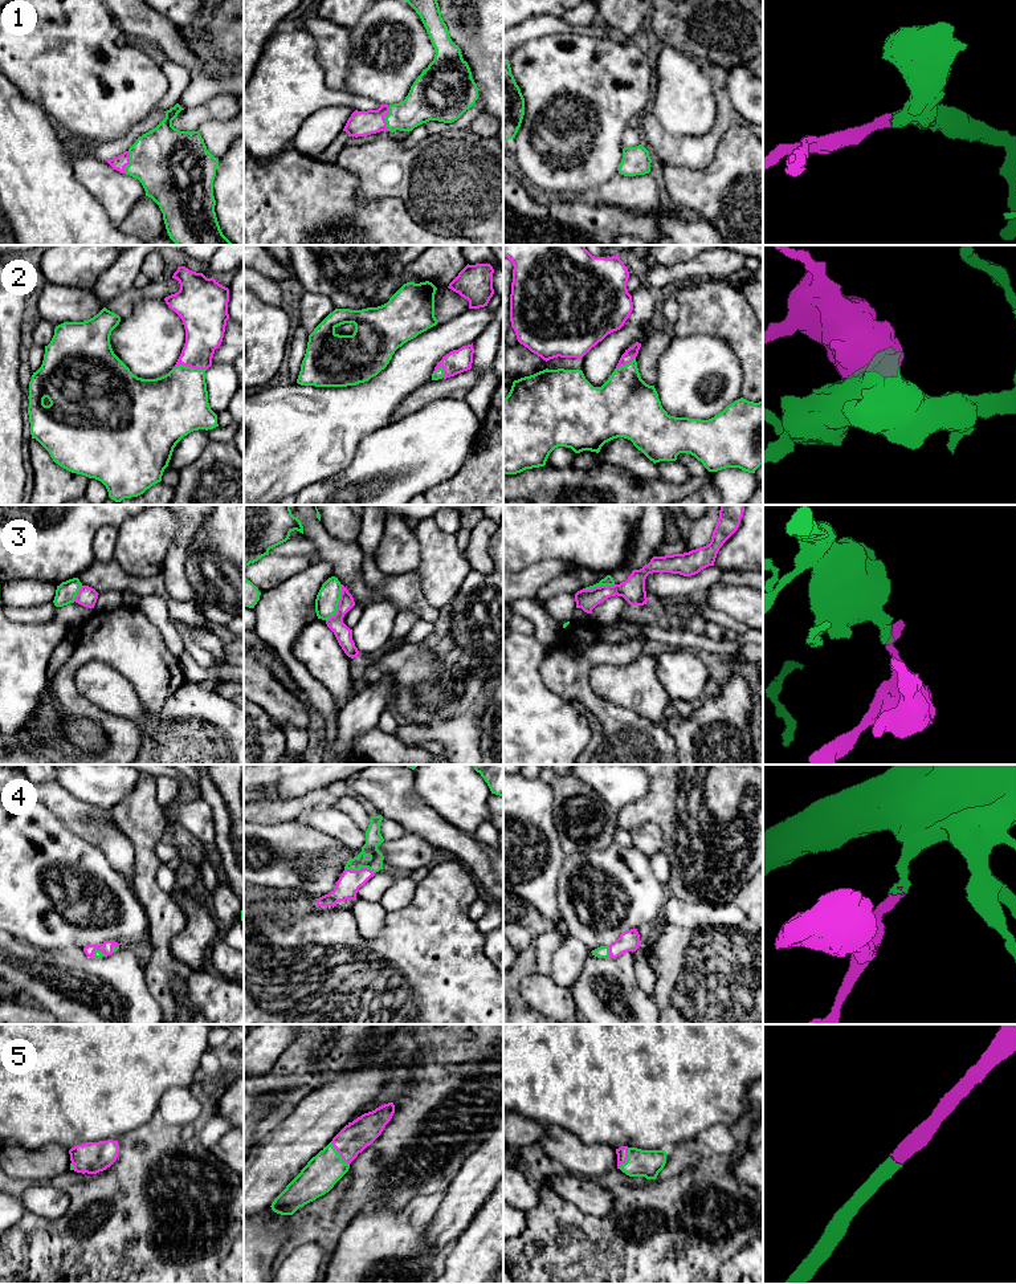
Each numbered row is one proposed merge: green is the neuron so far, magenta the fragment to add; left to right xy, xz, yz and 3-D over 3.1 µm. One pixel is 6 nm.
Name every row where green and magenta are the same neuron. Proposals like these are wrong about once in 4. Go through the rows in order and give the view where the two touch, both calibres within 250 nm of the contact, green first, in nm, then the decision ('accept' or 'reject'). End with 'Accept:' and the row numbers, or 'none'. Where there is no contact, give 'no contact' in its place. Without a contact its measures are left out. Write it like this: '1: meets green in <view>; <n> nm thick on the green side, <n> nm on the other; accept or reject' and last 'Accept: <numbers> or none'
1: meets green in xz; 220 nm thick on the green side, 160 nm on the other; accept
2: meets green in xy; 380 nm thick on the green side, 240 nm on the other; accept
3: meets green in xz; 140 nm thick on the green side, 100 nm on the other; reject
4: meets green in xz; 100 nm thick on the green side, 140 nm on the other; accept
5: meets green in xz; 220 nm thick on the green side, 180 nm on the other; accept
Accept: 1, 2, 4, 5

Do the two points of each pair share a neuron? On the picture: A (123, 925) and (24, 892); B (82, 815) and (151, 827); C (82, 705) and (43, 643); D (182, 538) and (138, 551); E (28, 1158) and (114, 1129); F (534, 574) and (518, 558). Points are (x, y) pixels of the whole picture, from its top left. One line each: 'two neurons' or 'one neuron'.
A: one neuron
B: two neurons
C: two neurons
D: two neurons
E: two neurons
F: two neurons

